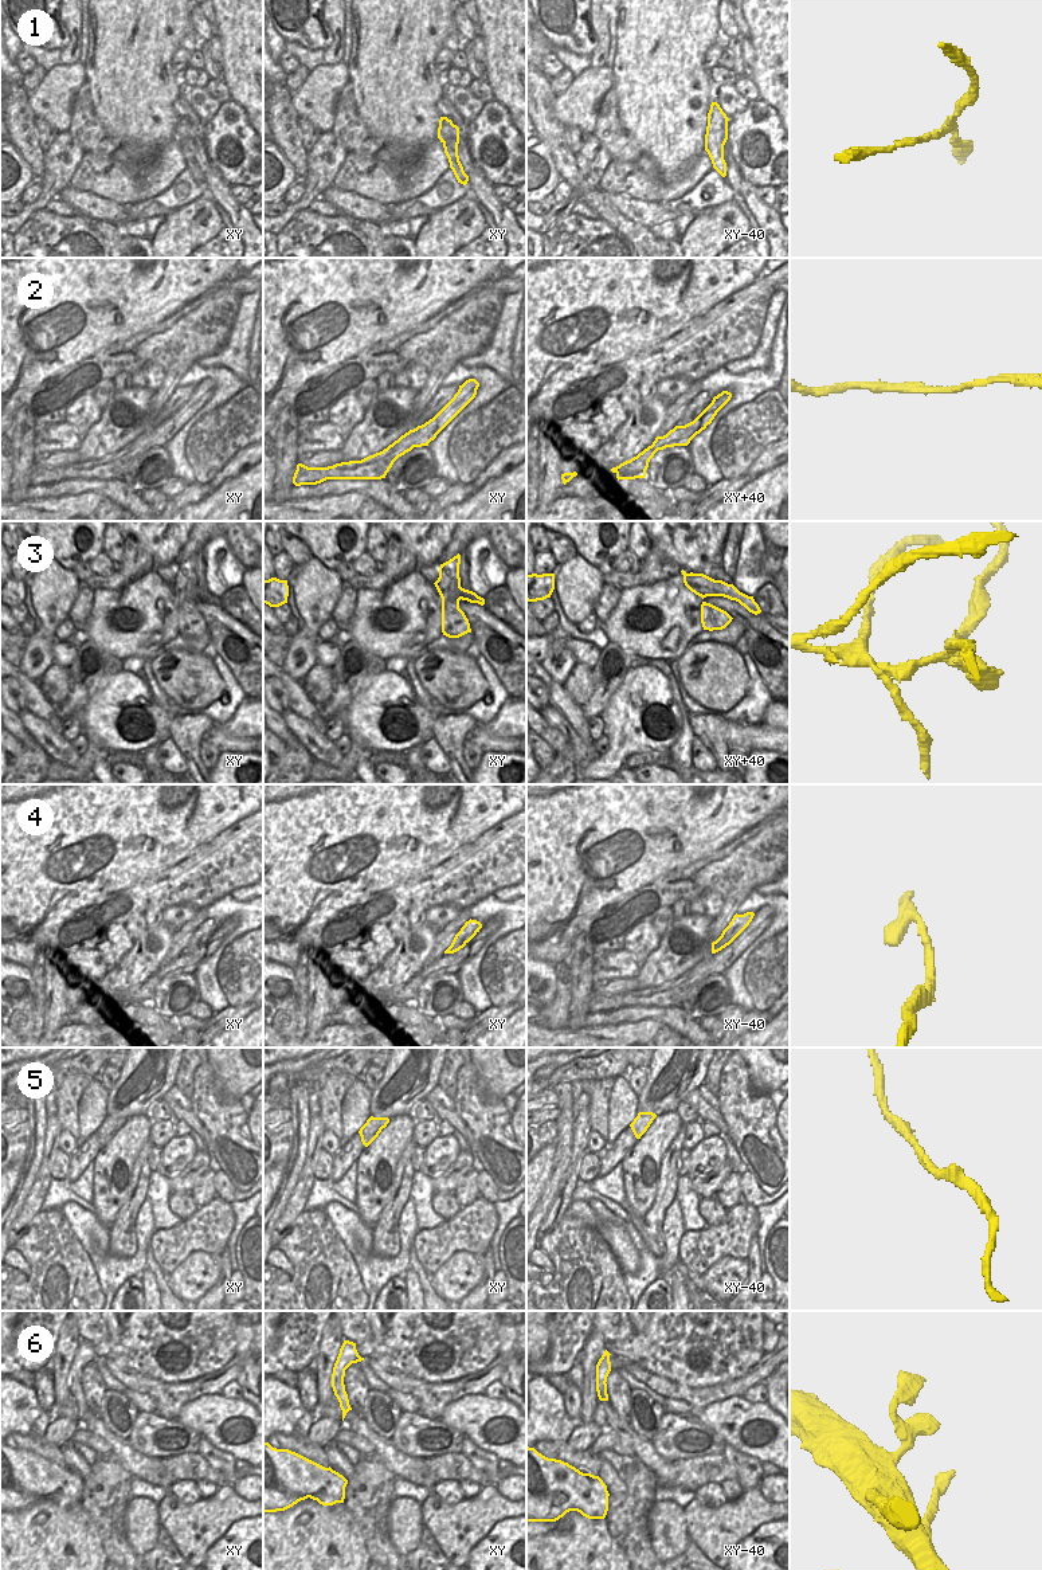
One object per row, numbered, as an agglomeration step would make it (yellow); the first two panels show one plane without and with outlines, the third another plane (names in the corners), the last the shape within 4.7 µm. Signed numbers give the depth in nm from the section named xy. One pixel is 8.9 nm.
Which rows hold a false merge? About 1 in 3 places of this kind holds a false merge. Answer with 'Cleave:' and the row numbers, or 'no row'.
Cleave: 1, 2, 3.

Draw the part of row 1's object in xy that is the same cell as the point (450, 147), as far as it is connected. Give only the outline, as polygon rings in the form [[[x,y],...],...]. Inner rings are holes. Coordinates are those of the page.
[[[446,138],[443,141],[443,148],[444,148],[444,153],[446,153],[448,163],[450,163],[450,168],[453,169],[458,183],[466,185],[469,181],[469,176],[465,173],[463,167],[459,161],[458,140]]]

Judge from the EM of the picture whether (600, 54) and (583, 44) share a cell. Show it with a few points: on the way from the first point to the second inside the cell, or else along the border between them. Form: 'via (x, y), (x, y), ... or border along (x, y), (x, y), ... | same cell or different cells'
border along (591, 19), (596, 46), (590, 55) | different cells

